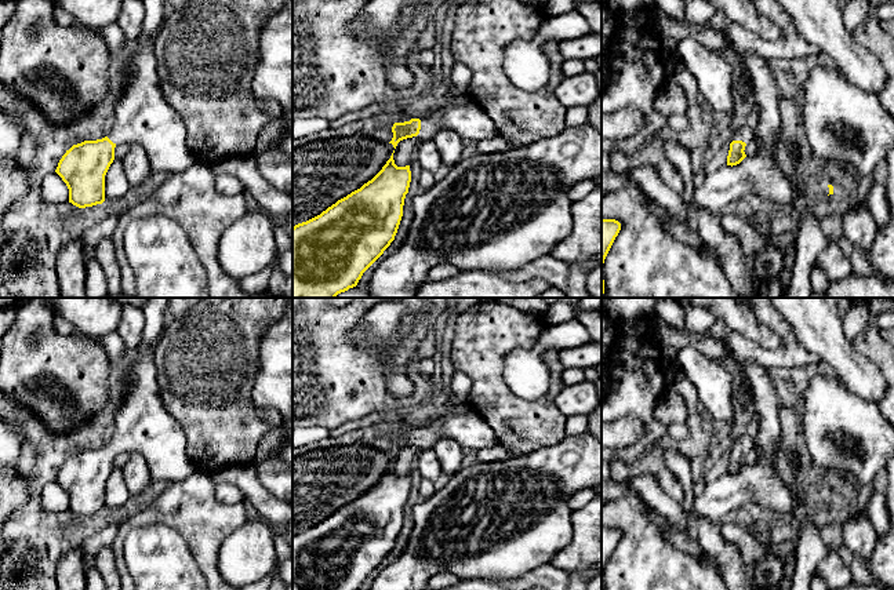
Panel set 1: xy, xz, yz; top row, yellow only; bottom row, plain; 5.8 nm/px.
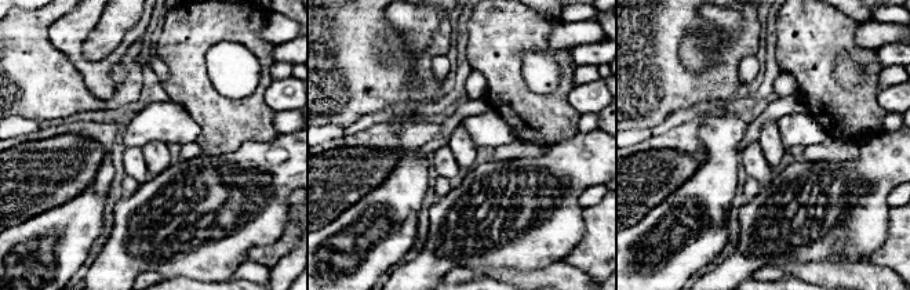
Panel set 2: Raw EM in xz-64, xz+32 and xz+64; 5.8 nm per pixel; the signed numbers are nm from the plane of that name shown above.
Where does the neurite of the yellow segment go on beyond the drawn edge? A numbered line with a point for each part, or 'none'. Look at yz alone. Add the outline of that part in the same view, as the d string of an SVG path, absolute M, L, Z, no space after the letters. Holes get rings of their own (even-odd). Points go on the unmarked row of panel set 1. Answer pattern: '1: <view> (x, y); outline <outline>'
1: yz (741, 440); outline M733 430L733 449L742 449L745 452L755 448L755 440L745 431L734 431Z

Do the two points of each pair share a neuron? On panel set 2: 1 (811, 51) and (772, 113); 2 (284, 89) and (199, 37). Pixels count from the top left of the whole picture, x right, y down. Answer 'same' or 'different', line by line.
1: different
2: different

